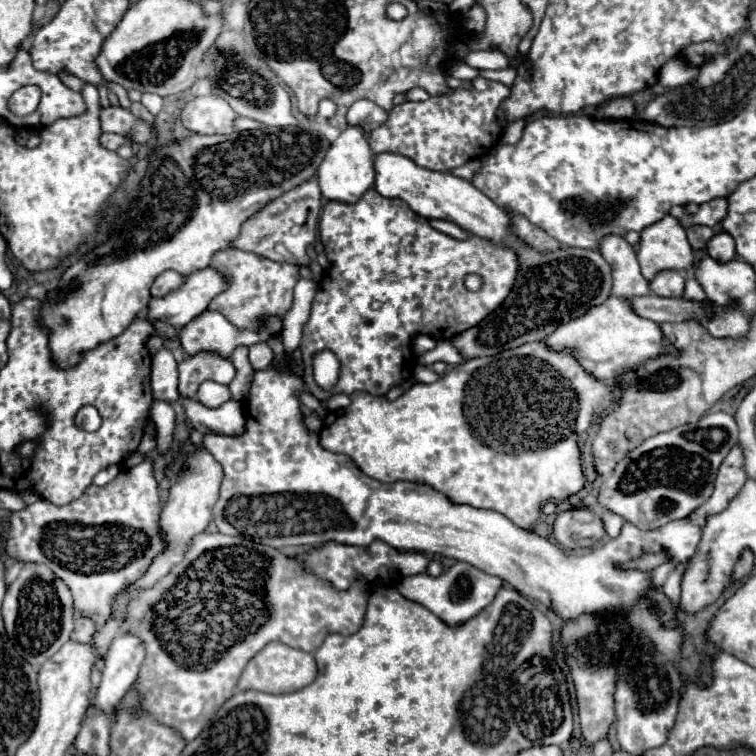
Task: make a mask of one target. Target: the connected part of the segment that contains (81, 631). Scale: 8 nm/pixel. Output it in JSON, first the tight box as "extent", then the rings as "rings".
{"extent":[73,620,95,646],"rings":[[[75,620],[73,638],[75,638],[77,642],[87,644],[87,646],[95,646],[93,634],[95,634],[95,628],[93,628],[93,624],[89,624],[89,620]]]}

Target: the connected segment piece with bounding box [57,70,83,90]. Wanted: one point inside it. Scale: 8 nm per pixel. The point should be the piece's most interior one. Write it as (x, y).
(69, 80)

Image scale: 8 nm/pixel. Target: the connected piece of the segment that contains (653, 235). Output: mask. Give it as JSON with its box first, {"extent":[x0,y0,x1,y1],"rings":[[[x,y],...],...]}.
{"extent":[637,214,693,280],"rings":[[[665,214],[659,222],[647,226],[641,232],[637,258],[647,280],[661,270],[689,270],[693,266],[693,250],[679,218]]]}

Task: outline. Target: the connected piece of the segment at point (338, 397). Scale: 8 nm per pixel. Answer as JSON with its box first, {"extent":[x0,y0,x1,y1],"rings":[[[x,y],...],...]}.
{"extent":[323,394,351,410],"rings":[[[333,394],[331,400],[323,402],[323,408],[325,410],[337,410],[337,408],[347,408],[351,402],[351,398],[347,394]]]}

